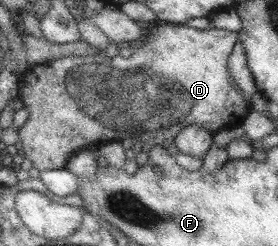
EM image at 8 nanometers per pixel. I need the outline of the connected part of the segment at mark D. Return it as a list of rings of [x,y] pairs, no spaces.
[[[157,22],[157,24],[145,24],[145,36],[137,43],[134,43],[134,50],[131,56],[115,56],[107,58],[101,55],[95,56],[63,56],[56,60],[45,62],[44,64],[36,63],[30,66],[19,76],[19,86],[17,86],[17,94],[21,100],[22,106],[29,111],[27,121],[23,126],[17,128],[19,142],[21,143],[24,152],[24,158],[31,161],[31,166],[38,171],[45,169],[55,170],[63,169],[69,156],[74,155],[77,151],[82,150],[82,146],[99,146],[105,141],[121,141],[125,138],[137,138],[141,145],[140,151],[136,154],[136,162],[141,165],[145,164],[149,157],[147,152],[151,146],[162,146],[167,148],[173,144],[173,139],[177,137],[179,130],[197,124],[200,128],[208,131],[211,134],[219,131],[231,130],[236,126],[242,126],[242,123],[250,111],[250,102],[246,96],[242,94],[233,82],[233,77],[229,73],[227,60],[229,54],[233,51],[234,45],[237,42],[238,32],[229,32],[229,30],[218,30],[211,27],[208,30],[196,30],[186,25],[175,25],[171,23]]]

